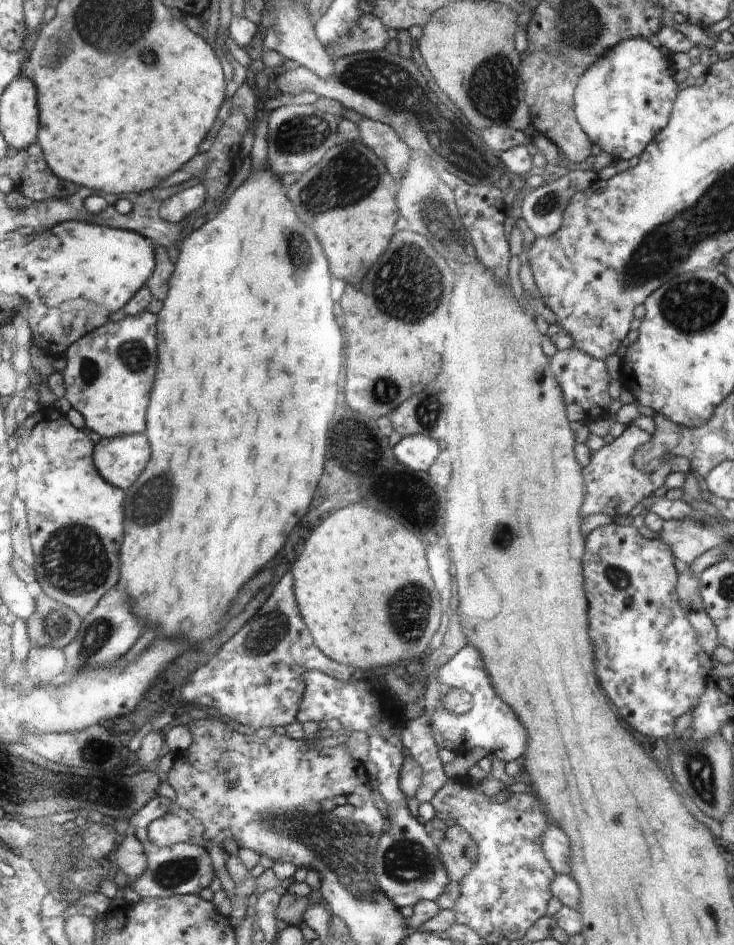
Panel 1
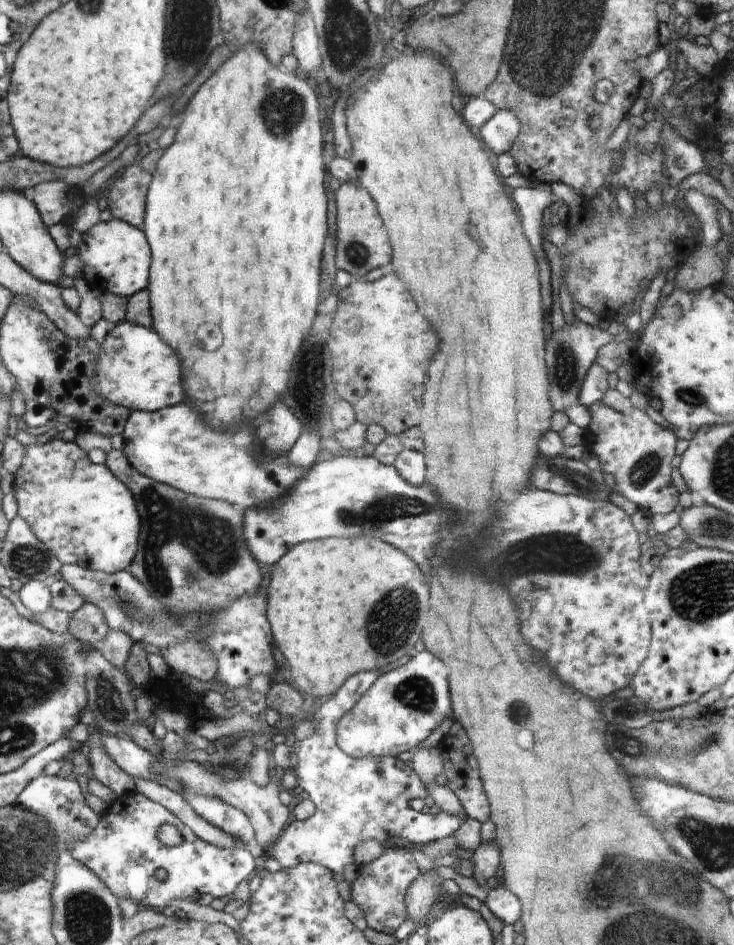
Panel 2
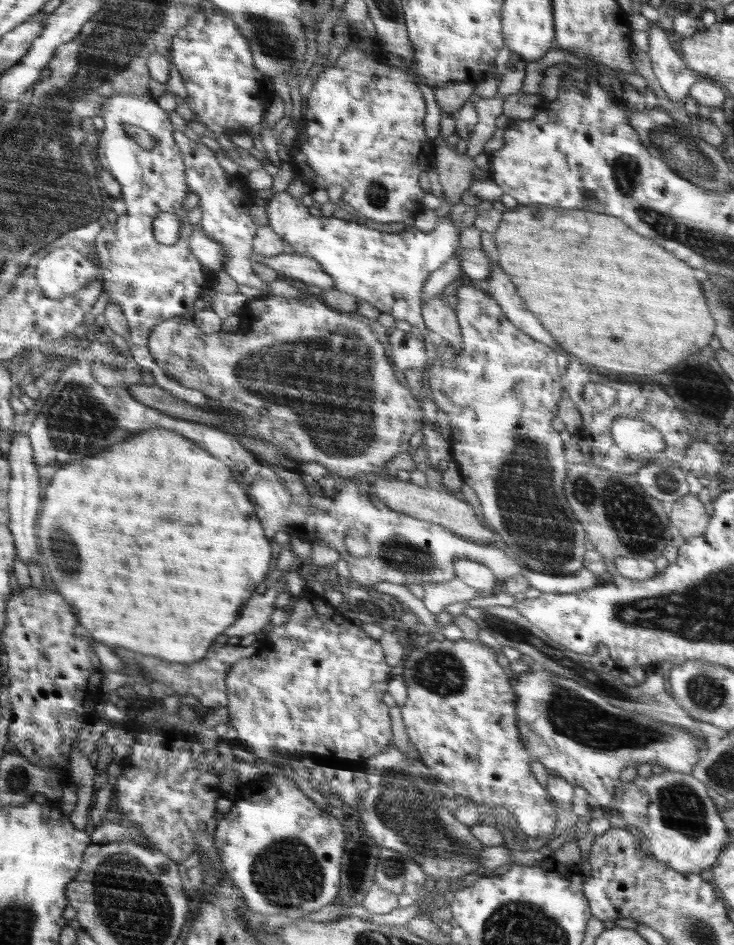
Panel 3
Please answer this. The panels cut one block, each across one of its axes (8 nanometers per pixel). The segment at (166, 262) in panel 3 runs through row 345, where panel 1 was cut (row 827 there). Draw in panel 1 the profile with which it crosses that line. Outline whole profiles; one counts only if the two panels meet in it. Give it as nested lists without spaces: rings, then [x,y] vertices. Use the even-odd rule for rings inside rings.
[[[156,795],[148,804],[137,809],[129,820],[130,831],[144,846],[146,854],[146,870],[126,886],[130,886],[141,898],[166,898],[176,895],[199,895],[200,891],[208,888],[216,878],[214,867],[207,849],[198,845],[180,843],[172,846],[161,847],[150,837],[150,824],[158,818],[168,814],[168,808],[173,806],[173,801]]]

